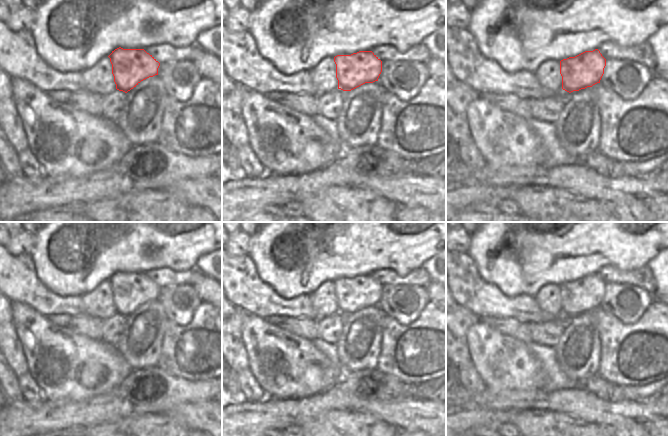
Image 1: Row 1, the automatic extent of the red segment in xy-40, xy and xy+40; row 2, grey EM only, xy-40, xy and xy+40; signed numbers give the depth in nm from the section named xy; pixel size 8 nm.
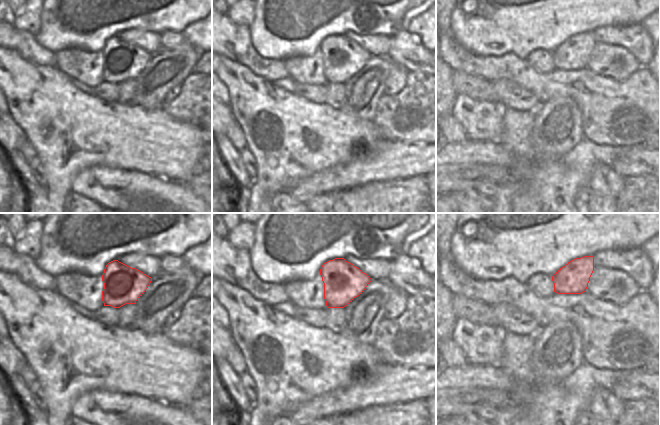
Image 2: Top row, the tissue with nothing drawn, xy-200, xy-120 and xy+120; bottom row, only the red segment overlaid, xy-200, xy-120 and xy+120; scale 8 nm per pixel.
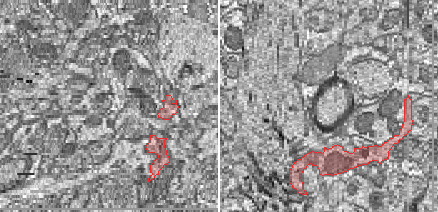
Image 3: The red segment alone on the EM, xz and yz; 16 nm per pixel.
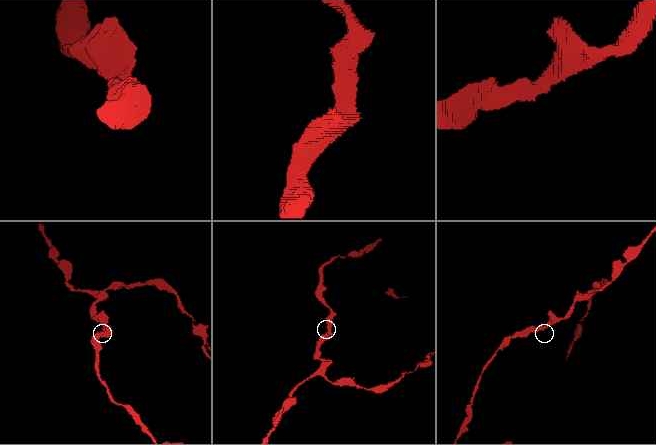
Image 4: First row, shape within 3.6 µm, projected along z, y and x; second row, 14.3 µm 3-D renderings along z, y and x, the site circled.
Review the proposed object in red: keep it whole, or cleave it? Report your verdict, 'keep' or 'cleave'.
keep

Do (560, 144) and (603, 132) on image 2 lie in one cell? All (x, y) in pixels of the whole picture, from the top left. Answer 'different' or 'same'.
different

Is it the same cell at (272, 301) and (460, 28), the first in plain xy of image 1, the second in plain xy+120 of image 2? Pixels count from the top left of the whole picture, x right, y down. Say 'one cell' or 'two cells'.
two cells

